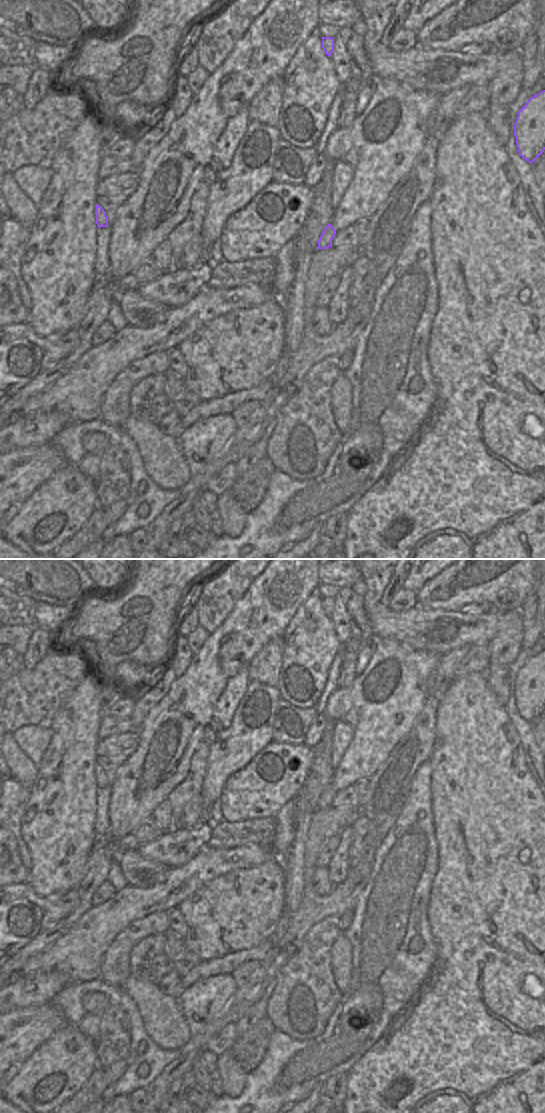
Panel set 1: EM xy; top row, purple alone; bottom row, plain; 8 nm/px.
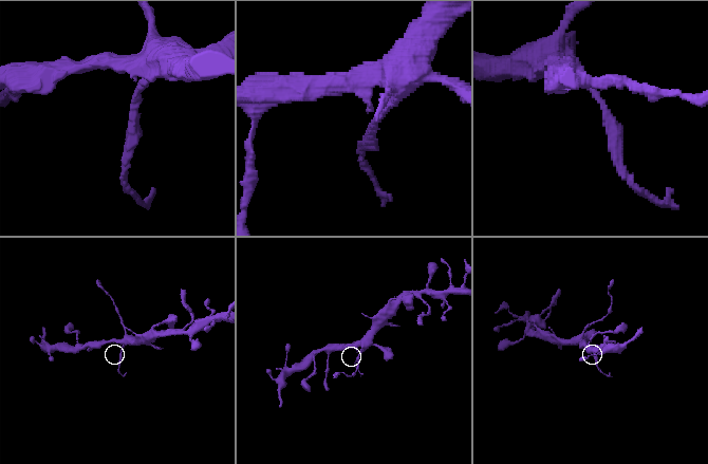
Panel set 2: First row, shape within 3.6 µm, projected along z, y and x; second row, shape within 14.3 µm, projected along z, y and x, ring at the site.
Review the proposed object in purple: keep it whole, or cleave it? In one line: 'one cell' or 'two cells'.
one cell

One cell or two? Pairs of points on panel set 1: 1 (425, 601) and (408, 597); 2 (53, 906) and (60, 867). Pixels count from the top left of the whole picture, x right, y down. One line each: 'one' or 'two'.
1: two
2: two

